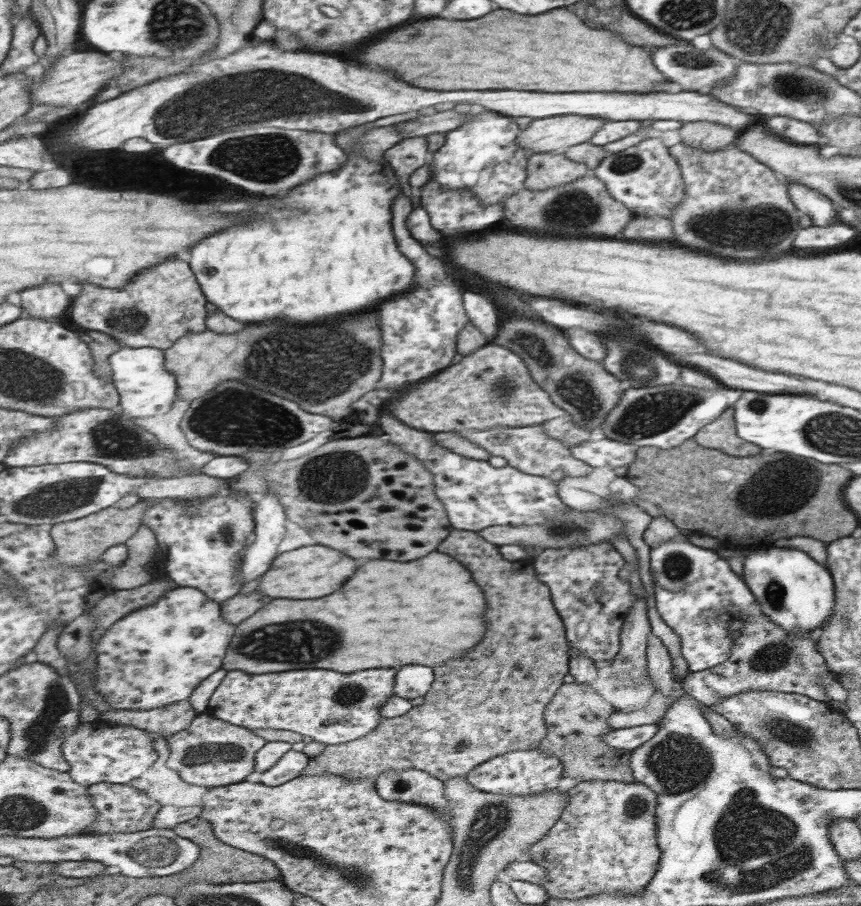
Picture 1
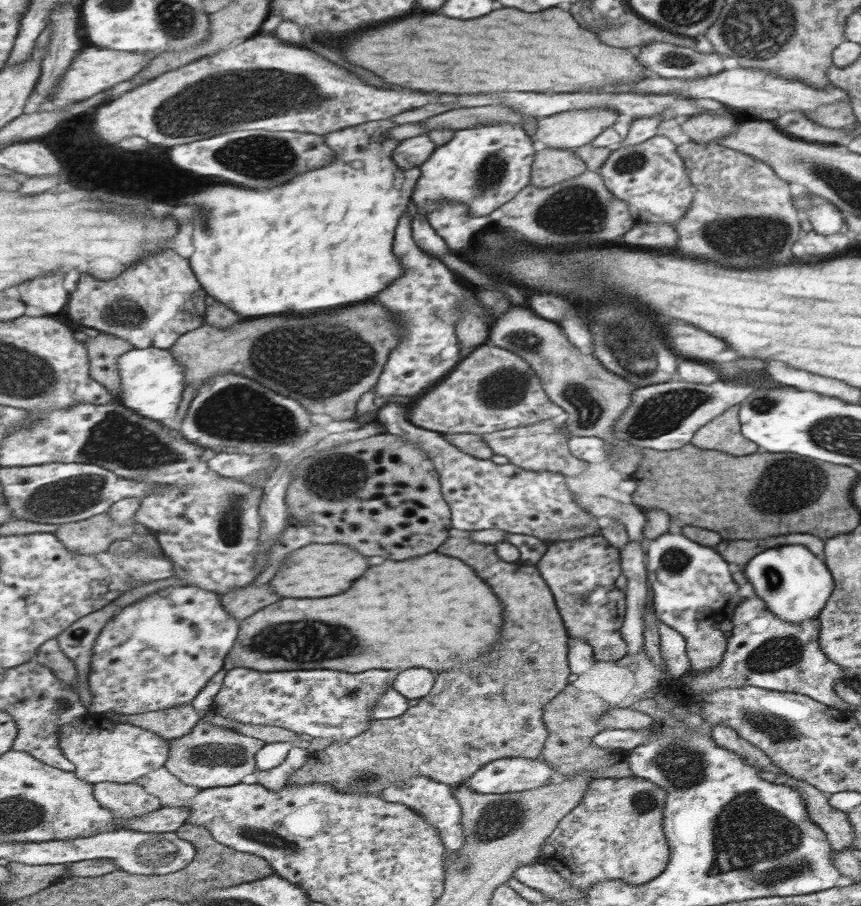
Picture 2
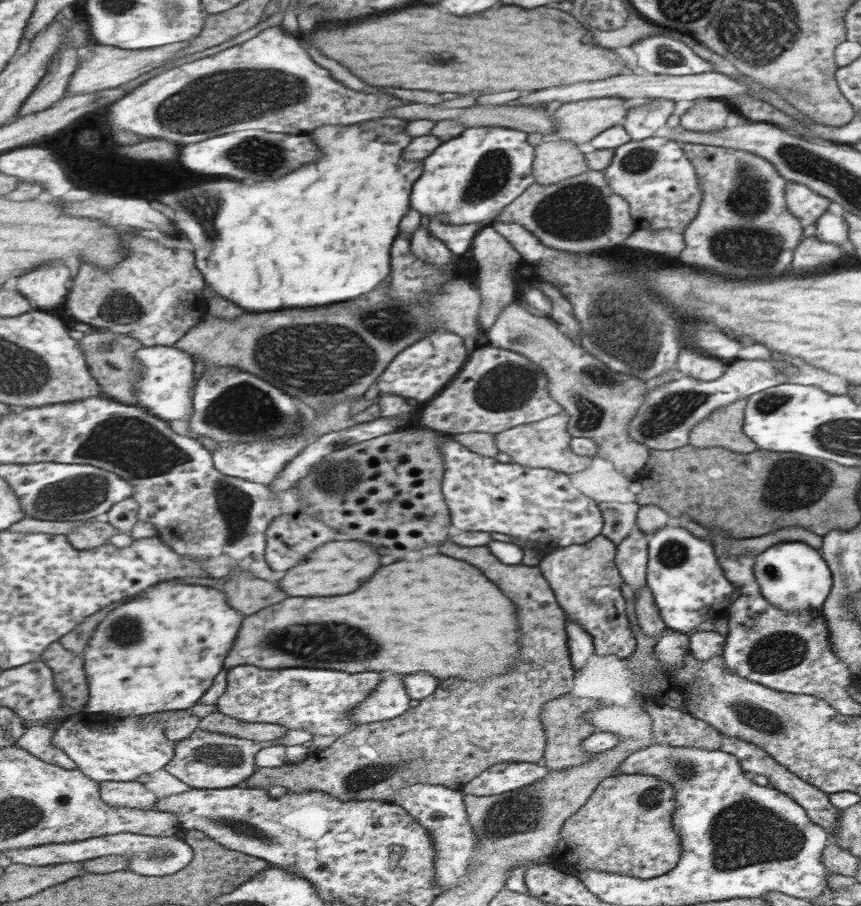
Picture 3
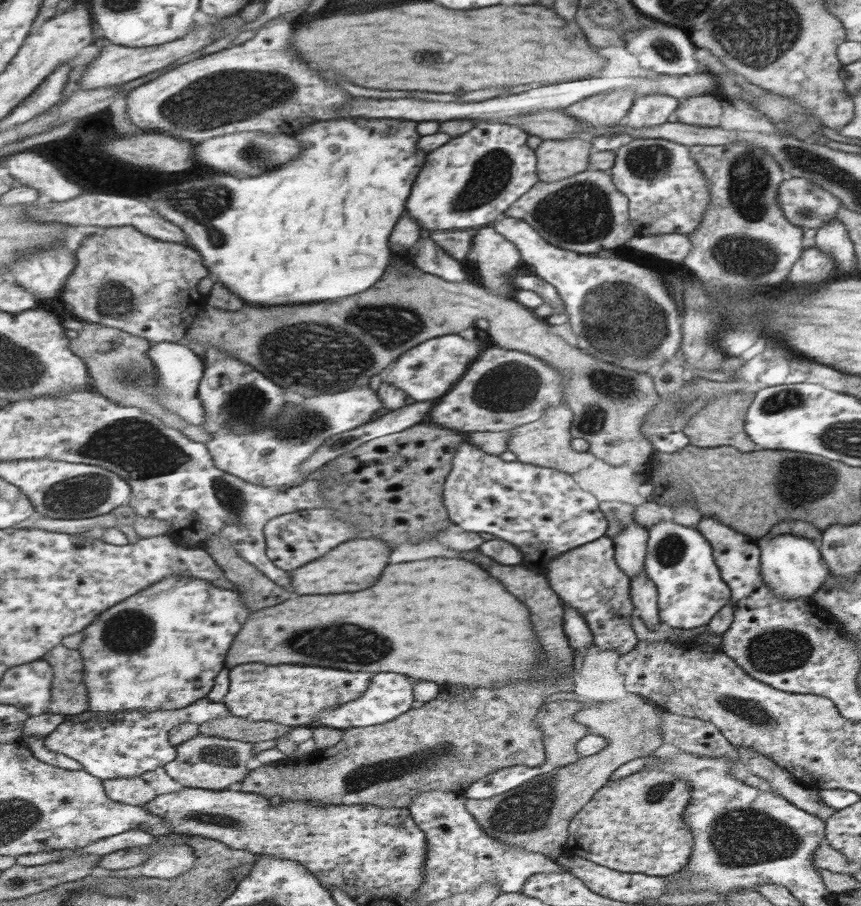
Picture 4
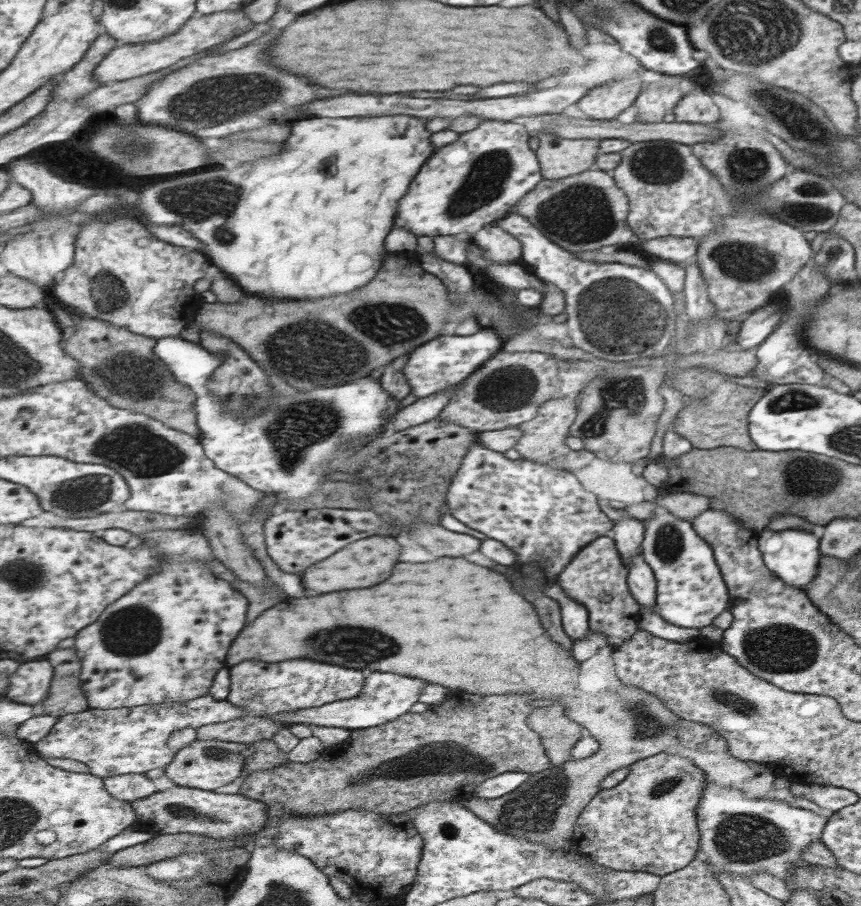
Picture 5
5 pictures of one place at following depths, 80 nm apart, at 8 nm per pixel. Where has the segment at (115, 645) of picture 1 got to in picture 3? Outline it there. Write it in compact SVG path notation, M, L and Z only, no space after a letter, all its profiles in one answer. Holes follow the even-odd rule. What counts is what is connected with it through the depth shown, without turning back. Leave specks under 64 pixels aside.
M171 581L139 593L109 612L95 629L95 636L84 652L90 686L85 712L126 717L186 710L197 705L225 669L226 658L236 645L245 618L241 612L231 608L224 590L213 587Z

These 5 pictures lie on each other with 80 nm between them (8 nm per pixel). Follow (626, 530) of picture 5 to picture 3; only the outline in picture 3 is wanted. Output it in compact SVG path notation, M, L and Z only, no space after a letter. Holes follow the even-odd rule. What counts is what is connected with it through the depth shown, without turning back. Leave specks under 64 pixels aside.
M639 529L631 530L625 538L621 539L618 546L615 563L618 565L619 574L622 574L623 582L637 588L634 591L634 598L638 590L646 586L646 560L648 539Z

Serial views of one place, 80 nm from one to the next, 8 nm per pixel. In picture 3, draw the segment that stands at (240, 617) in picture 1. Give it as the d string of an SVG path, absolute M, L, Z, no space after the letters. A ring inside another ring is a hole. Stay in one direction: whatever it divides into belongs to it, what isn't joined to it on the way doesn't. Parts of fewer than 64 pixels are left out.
M235 571L233 577L226 582L224 591L231 608L235 608L246 617L287 598L277 581L254 577L249 571Z

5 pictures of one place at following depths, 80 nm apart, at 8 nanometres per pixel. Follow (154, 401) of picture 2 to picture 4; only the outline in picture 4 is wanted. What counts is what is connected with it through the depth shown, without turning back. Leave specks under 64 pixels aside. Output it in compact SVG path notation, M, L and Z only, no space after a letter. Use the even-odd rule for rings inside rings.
M160 342L152 345L148 350L148 360L153 359L159 369L159 382L162 384L159 391L159 400L167 405L171 414L179 414L179 418L187 420L190 424L201 427L206 424L207 414L203 401L200 399L200 384L206 376L206 358L197 356L191 348L179 342Z

